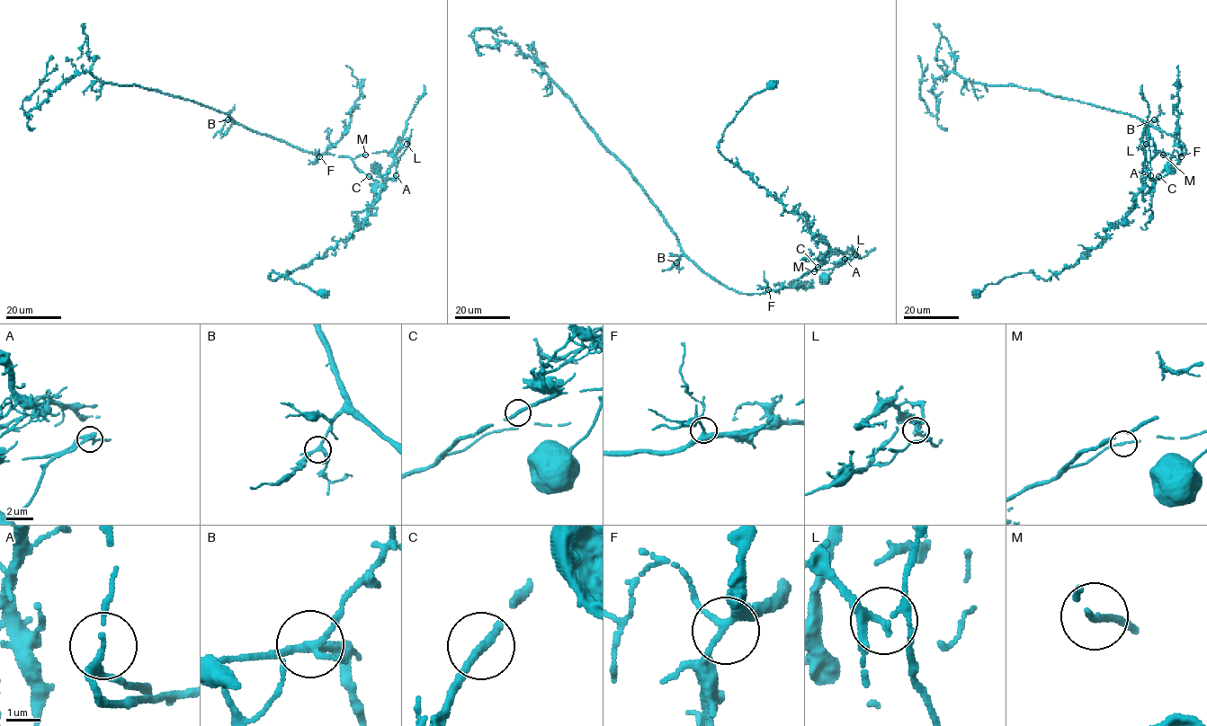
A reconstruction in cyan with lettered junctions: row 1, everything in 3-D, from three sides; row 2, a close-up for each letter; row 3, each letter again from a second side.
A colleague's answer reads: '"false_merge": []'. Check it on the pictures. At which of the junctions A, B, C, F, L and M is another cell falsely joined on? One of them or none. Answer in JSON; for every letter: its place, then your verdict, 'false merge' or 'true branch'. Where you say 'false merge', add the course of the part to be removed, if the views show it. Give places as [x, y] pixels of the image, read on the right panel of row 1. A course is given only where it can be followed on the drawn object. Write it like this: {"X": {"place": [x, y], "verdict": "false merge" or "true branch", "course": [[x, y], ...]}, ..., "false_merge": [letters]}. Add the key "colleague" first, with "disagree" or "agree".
{"colleague": "disagree", "A": {"place": [1150, 175], "verdict": "true branch"}, "B": {"place": [1154, 119], "verdict": "true branch"}, "C": {"place": [1158, 176], "verdict": "true branch"}, "F": {"place": [1181, 156], "verdict": "true branch"}, "L": {"place": [1146, 144], "verdict": "false merge", "course": [[1147, 145], [1140, 139], [1143, 189], [1101, 246], [1048, 279], [1017, 273], [973, 292]]}, "M": {"place": [1163, 154], "verdict": "true branch"}, "false_merge": ["L"]}

